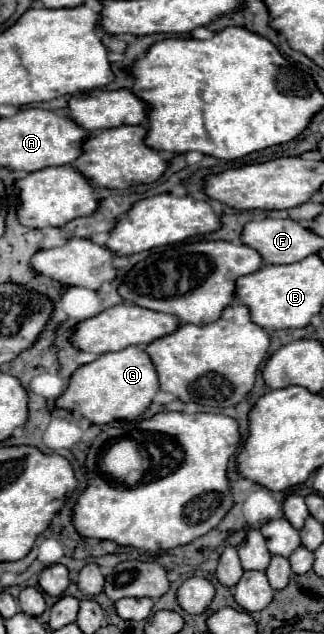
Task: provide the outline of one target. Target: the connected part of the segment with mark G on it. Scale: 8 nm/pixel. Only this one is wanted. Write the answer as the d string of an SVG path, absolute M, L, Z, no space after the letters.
M129 346L129 348L119 350L119 352L107 352L101 358L97 358L95 362L83 364L81 368L77 368L75 374L71 376L67 390L63 392L63 396L57 398L55 406L67 408L71 412L79 412L87 420L91 420L93 424L109 424L115 420L137 420L137 418L141 418L141 414L151 406L153 396L157 392L159 392L159 376L157 376L155 364L151 362L149 354L145 352L143 346Z

